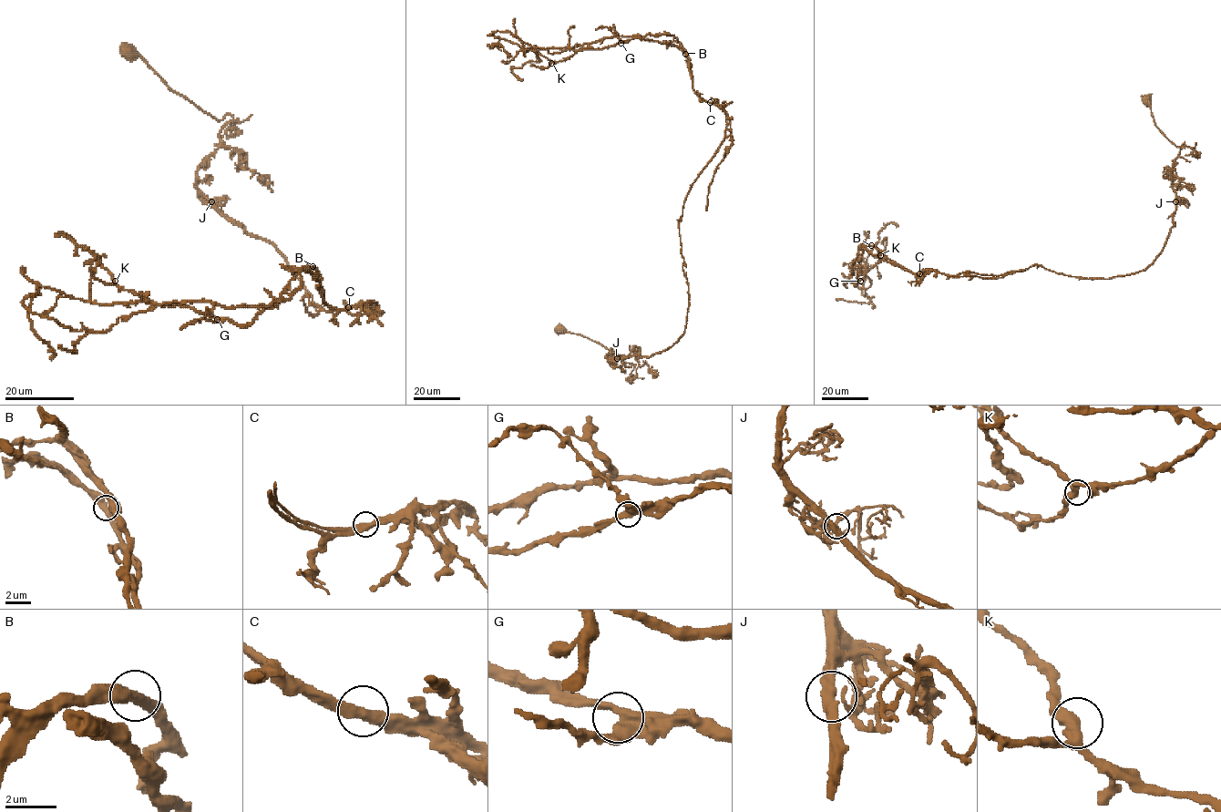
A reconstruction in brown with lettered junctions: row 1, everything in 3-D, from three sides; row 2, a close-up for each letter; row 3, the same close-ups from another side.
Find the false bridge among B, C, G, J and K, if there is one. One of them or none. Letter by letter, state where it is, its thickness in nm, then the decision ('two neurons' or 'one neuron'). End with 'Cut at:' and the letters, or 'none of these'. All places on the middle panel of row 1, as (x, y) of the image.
B: at (685, 54); 440 nm thick; one neuron
C: at (710, 102); 440 nm thick; two neurons
G: at (620, 43); 440 nm thick; one neuron
J: at (617, 358); 440 nm thick; one neuron
K: at (551, 63); 440 nm thick; one neuron
Cut at: C

